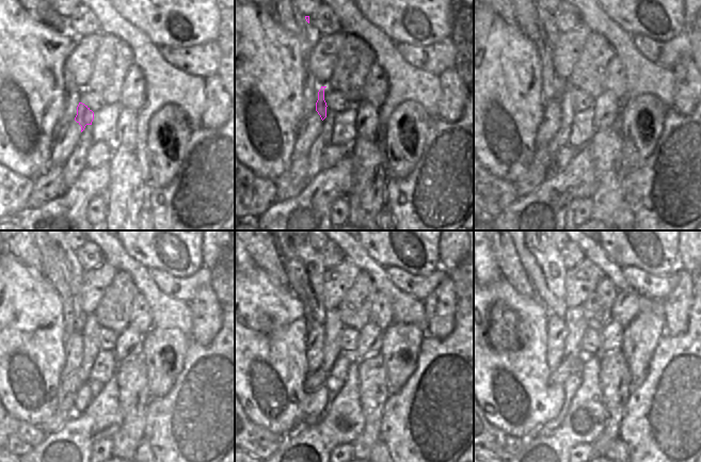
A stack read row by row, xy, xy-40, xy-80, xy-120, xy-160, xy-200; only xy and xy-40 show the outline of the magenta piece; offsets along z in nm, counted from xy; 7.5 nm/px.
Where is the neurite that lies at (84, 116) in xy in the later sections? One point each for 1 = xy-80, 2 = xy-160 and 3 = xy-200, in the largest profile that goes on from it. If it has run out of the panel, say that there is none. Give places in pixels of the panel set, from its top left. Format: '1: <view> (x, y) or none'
1: xy-80 (559, 83)
2: xy-160 (313, 270)
3: xy-200 (542, 260)

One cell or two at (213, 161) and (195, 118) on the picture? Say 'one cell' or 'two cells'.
two cells

